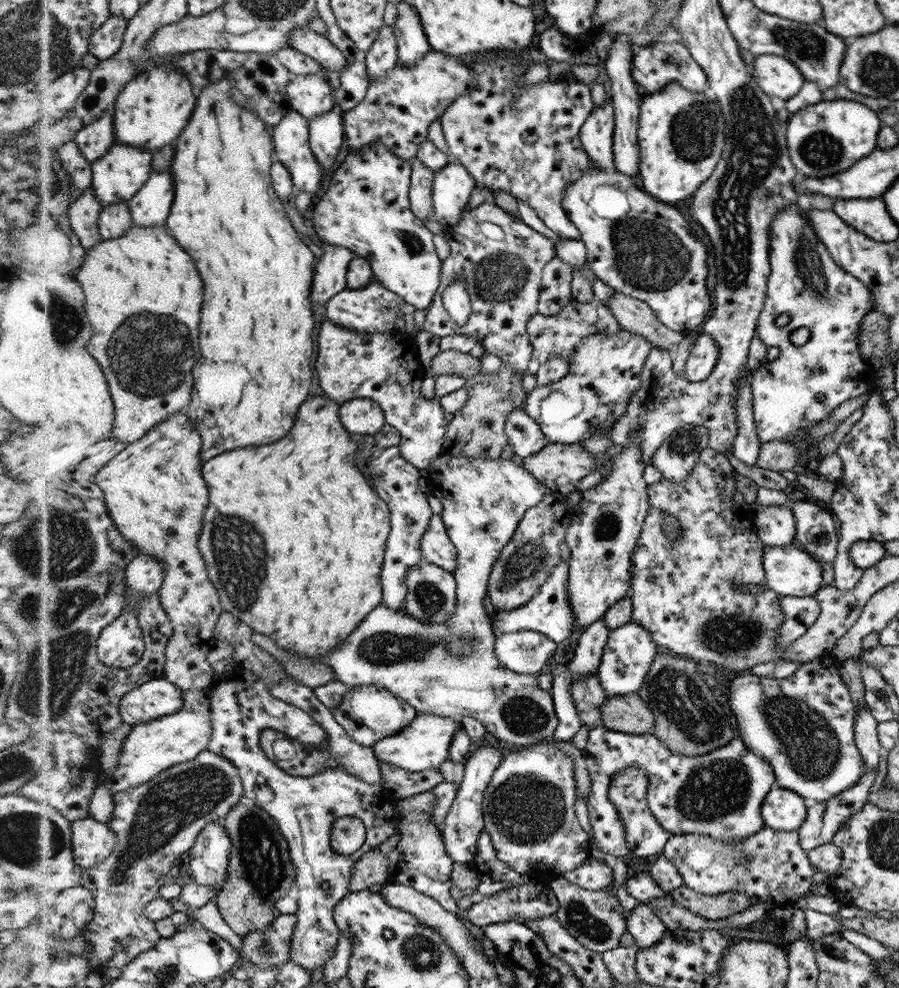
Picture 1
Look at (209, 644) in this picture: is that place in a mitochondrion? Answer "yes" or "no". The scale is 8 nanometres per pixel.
no

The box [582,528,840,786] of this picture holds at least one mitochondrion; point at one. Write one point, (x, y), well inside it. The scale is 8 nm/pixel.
(671, 691)

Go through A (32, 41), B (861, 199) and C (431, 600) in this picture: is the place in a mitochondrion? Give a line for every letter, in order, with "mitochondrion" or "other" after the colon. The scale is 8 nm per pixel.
A: mitochondrion
B: other
C: mitochondrion

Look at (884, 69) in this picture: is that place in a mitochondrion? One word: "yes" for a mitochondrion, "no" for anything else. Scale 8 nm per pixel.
yes

